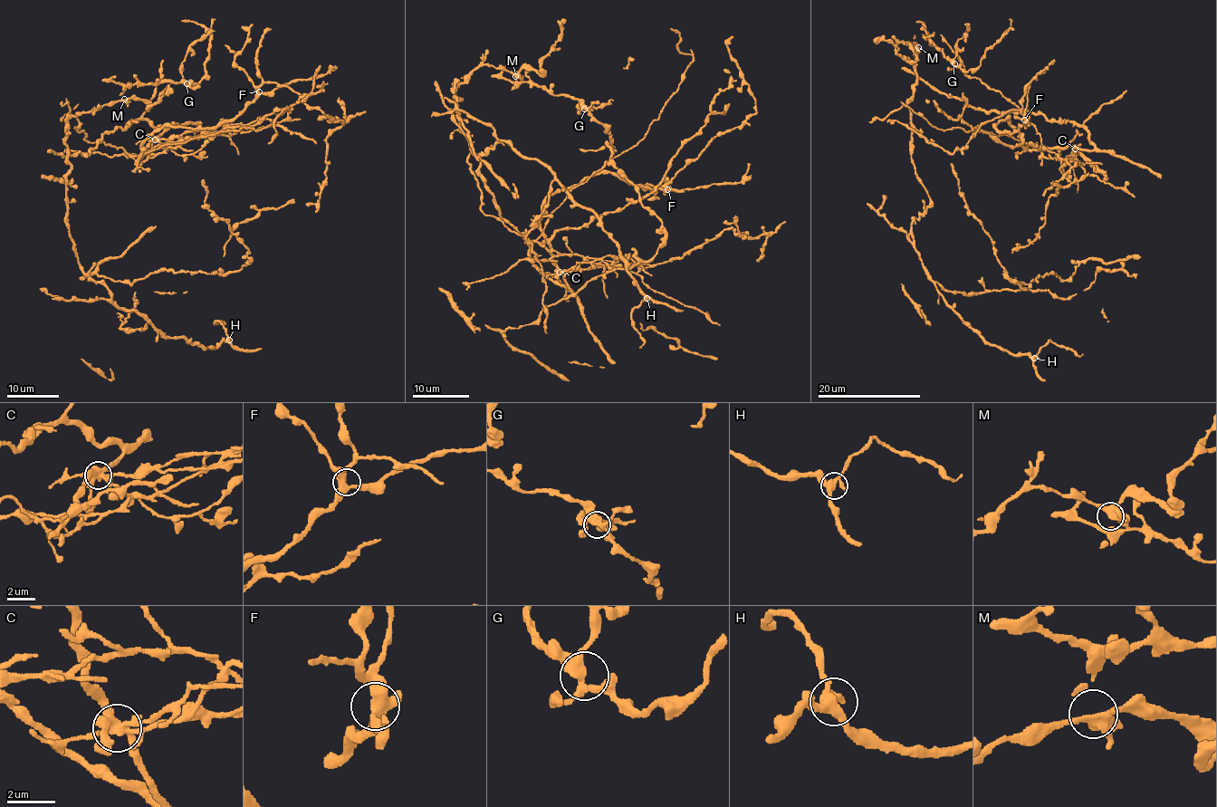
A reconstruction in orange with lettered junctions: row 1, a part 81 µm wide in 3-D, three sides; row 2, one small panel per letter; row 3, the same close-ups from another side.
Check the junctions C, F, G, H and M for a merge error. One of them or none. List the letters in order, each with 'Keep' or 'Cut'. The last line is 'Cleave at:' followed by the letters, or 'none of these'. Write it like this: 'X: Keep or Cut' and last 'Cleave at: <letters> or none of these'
C: Cut
F: Keep
G: Keep
H: Keep
M: Keep
Cleave at: C

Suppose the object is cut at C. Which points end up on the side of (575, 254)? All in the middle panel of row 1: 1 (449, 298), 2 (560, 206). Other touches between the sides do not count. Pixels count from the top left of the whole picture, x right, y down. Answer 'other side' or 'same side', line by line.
1: other side
2: same side

